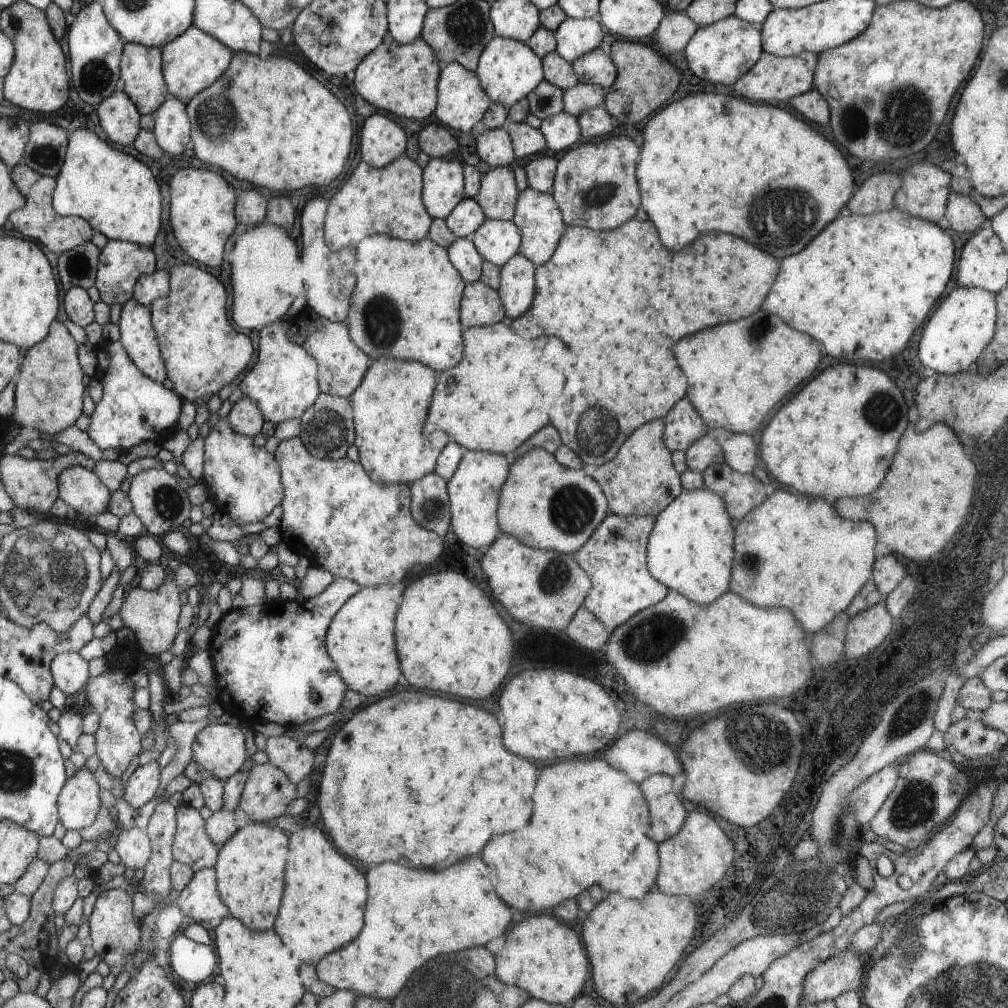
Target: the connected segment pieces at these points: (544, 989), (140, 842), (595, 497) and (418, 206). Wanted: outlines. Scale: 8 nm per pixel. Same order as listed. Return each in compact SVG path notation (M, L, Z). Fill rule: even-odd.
M530 916L518 922L506 934L504 946L497 952L496 975L504 984L520 987L532 998L550 1004L566 1005L575 1000L584 988L588 974L588 959L578 934L558 922L555 916Z
M140 827L124 829L114 846L120 856L120 870L132 868L136 871L148 864L151 855L151 840Z
M534 447L510 464L497 518L502 533L514 535L526 546L573 555L610 514L608 498L597 480L583 469L562 466L549 451Z
M400 157L384 168L375 169L367 162L360 162L350 178L342 184L342 188L329 200L329 208L325 216L325 241L334 251L350 246L354 248L362 238L372 234L387 234L410 242L424 240L433 224L433 218L426 212L422 198L422 168L410 158Z

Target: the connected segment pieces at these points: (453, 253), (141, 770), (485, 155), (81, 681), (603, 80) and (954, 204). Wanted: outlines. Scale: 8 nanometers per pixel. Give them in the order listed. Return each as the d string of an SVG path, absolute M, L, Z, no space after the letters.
M457 237L447 250L450 262L460 272L466 284L479 280L484 260L470 237Z
M158 762L137 767L123 788L123 798L132 808L140 808L154 798L160 784Z
M506 128L484 129L475 136L476 152L480 158L493 167L508 167L516 158L513 140L510 140Z
M62 653L54 657L52 667L55 682L65 696L78 692L89 682L88 662L82 660L78 653Z
M601 47L583 54L572 63L582 83L595 84L608 91L617 80L617 65Z
M951 192L945 216L941 222L946 225L946 228L961 237L962 234L971 234L970 232L982 228L986 219L988 218L984 216L978 204L973 201L971 194Z

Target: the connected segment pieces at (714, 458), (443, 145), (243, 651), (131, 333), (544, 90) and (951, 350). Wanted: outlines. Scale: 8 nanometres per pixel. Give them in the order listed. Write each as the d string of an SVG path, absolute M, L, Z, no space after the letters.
M706 434L693 442L685 450L685 457L688 469L699 470L701 473L713 464L724 462L723 450L718 441L710 434Z
M428 124L418 134L420 150L429 157L444 157L458 148L456 138L442 124Z
M336 577L326 587L324 592L321 592L311 599L293 599L288 601L279 598L277 601L266 601L262 606L249 606L241 609L233 608L230 612L227 612L217 624L217 628L213 632L212 639L209 642L208 650L211 654L212 664L214 665L215 682L217 685L216 700L224 708L227 716L247 725L253 723L255 720L268 720L270 722L282 724L288 729L297 727L298 725L304 725L305 722L314 720L314 718L320 718L320 716L326 716L326 714L336 712L336 710L342 706L347 684L344 684L345 679L340 678L340 672L336 672L336 663L330 658L328 653L328 647L326 646L326 642L328 641L328 630L333 622L334 616L341 610L342 605L344 605L350 597L353 597L354 594L360 592L362 587L361 584L353 580Z
M134 297L122 305L119 322L119 341L125 345L129 357L151 379L163 383L166 368L161 355L160 343L156 342L150 310Z
M542 81L527 96L529 112L543 121L546 117L564 111L563 91L550 81Z
M954 286L954 290L942 298L926 326L923 326L918 350L922 366L936 373L951 375L967 371L968 366L976 363L996 330L995 296L993 292L981 288Z

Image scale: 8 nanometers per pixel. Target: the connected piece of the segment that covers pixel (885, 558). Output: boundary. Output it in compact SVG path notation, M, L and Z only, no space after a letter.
M890 552L876 558L871 578L884 598L899 585L904 576L906 576L906 566L902 558Z

